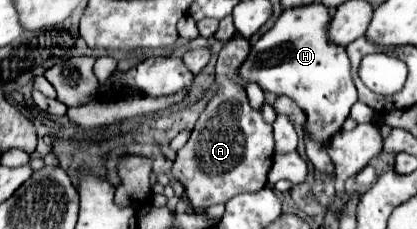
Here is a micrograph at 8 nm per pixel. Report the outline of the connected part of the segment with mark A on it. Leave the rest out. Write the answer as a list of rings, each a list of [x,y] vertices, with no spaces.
[[[241,35],[233,37],[219,51],[215,65],[217,95],[213,95],[213,99],[205,105],[185,147],[177,151],[171,173],[185,185],[189,203],[195,209],[227,203],[235,195],[259,191],[267,183],[275,149],[273,129],[263,119],[263,115],[249,105],[245,87],[239,85],[239,69],[249,51],[251,45]]]

